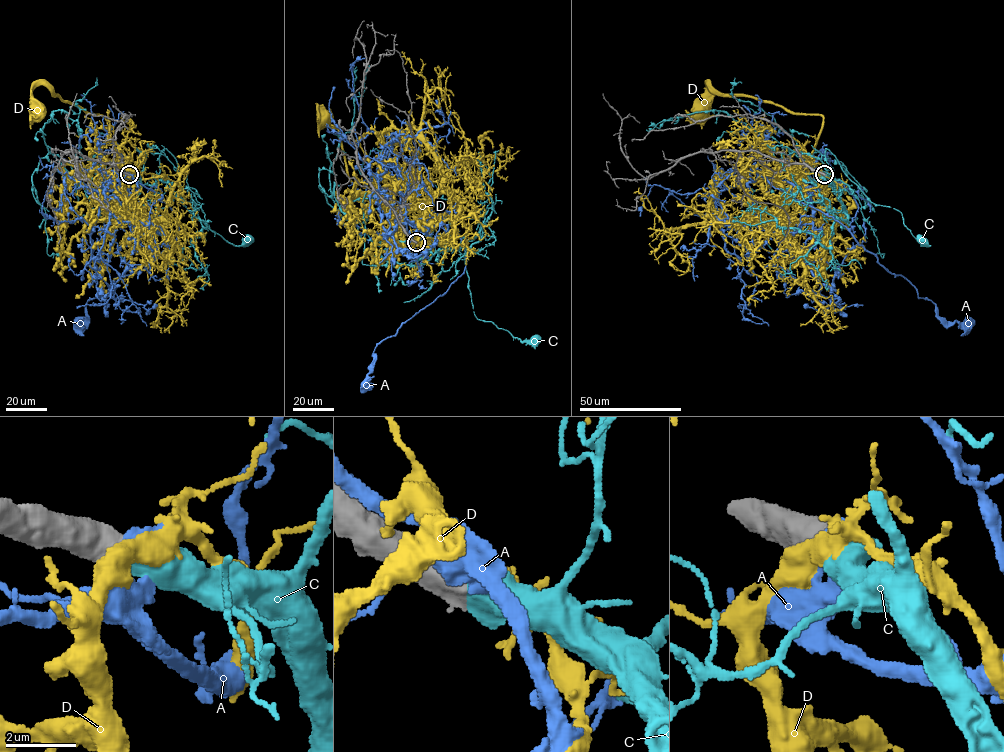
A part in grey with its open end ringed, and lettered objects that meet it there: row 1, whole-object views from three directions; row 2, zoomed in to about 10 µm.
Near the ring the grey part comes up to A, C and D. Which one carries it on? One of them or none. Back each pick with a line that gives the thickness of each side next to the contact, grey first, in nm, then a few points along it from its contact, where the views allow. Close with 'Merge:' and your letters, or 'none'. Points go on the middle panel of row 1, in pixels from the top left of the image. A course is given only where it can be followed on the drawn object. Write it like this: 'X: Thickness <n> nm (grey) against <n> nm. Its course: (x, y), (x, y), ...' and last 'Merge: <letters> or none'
C: Thickness 750 nm (grey) against 700 nm. Its course: (417, 242), (442, 252), (446, 243), (452, 244), (464, 256), (475, 316), (491, 321), (522, 342), (534, 338)
Merge: C

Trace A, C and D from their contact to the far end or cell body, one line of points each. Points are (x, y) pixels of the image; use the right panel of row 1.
A: (823, 174), (803, 184), (766, 178), (839, 221), (946, 321), (969, 324)
C: (824, 174), (832, 185), (827, 149), (872, 202), (898, 210), (903, 224), (924, 245), (920, 239)
D: (823, 174), (820, 190), (803, 196), (794, 215), (783, 220), (823, 118), (713, 92), (707, 85), (698, 110)

